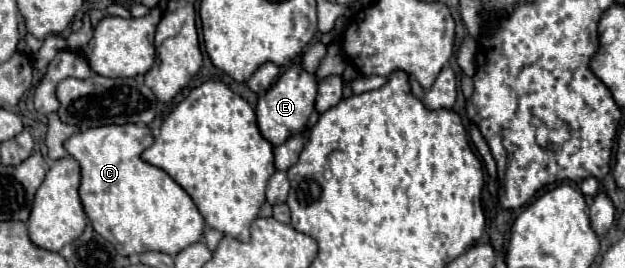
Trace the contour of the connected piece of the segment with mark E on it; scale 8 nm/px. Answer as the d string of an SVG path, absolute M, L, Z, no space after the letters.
M301 64L291 66L287 72L283 72L283 76L279 76L279 80L263 96L259 96L255 114L257 114L257 126L261 136L271 146L279 146L287 142L287 138L299 134L305 128L311 112L315 110L315 96L317 96L315 76L305 72Z

